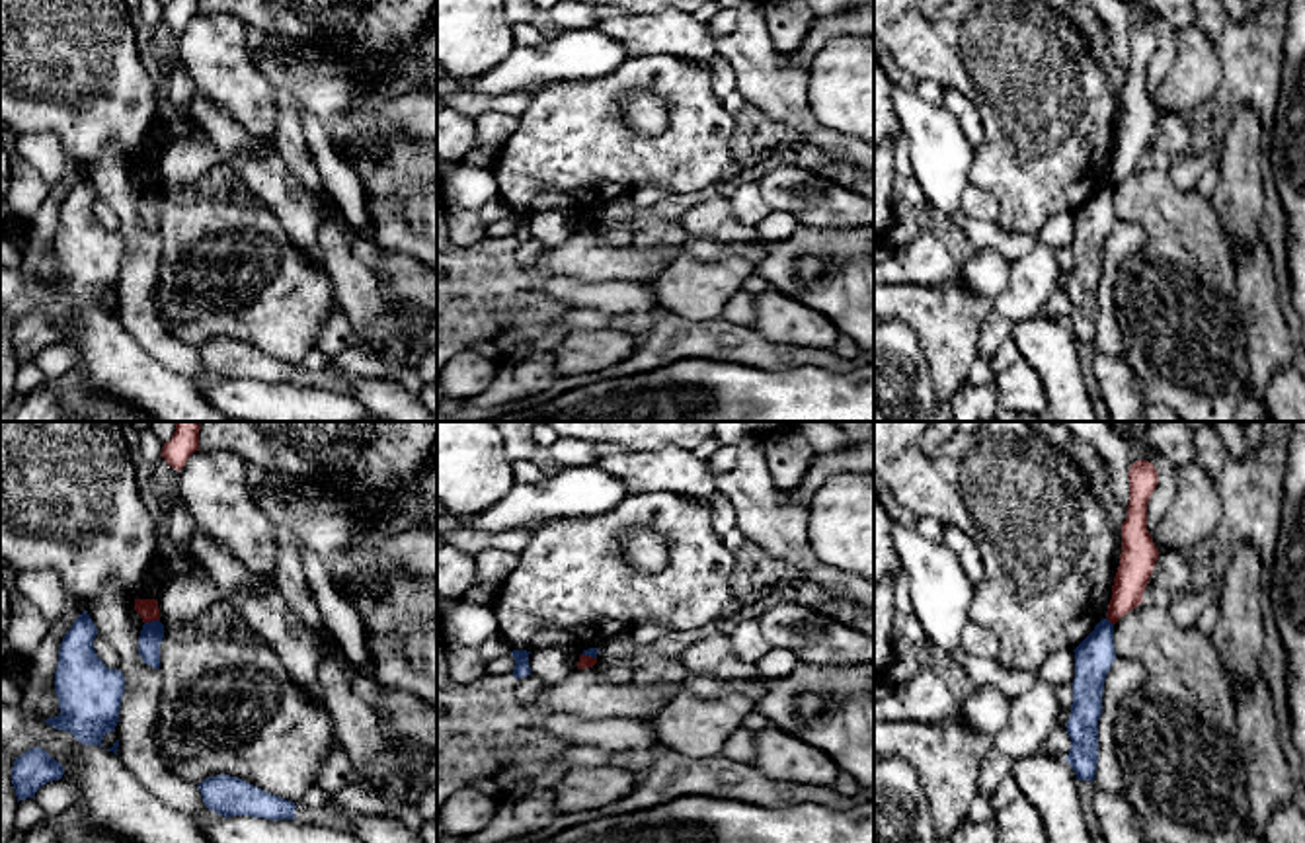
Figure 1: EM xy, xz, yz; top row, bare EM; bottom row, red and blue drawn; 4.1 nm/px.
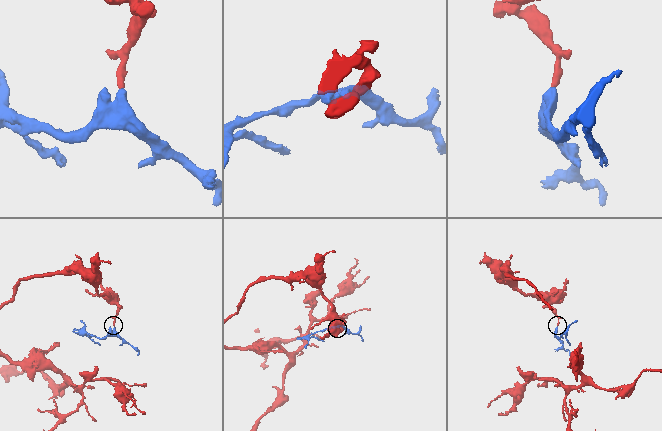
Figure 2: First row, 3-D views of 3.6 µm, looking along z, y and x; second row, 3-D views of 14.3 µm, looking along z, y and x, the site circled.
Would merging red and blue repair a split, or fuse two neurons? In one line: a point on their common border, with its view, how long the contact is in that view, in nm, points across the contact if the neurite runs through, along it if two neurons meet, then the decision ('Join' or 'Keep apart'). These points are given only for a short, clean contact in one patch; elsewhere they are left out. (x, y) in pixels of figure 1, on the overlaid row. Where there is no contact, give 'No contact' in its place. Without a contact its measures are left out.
Touches red at xy (151, 621). Shared border 70 nm. Boundary: xy (158, 619), (145, 623). Keep apart

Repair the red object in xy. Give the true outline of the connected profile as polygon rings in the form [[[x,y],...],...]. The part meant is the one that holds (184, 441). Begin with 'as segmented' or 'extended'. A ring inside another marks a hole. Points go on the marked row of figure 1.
as segmented | [[[176,422],[176,431],[164,443],[162,455],[166,462],[178,472],[185,466],[187,459],[199,451],[201,422]]]

